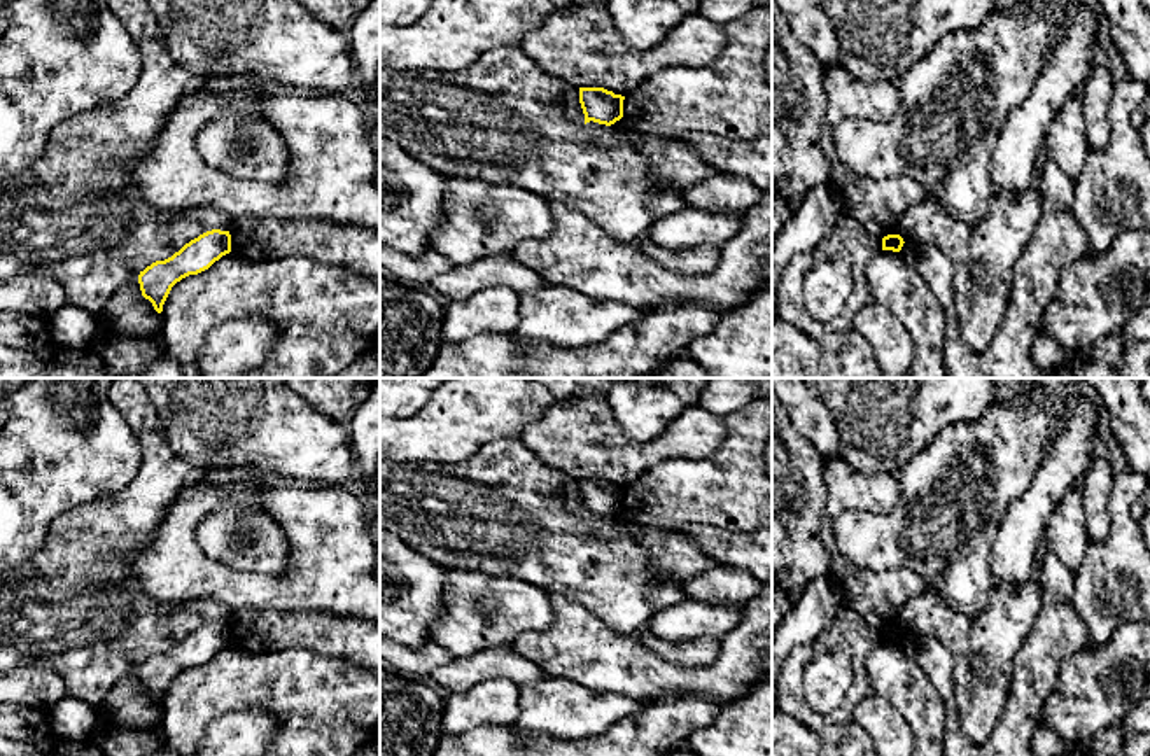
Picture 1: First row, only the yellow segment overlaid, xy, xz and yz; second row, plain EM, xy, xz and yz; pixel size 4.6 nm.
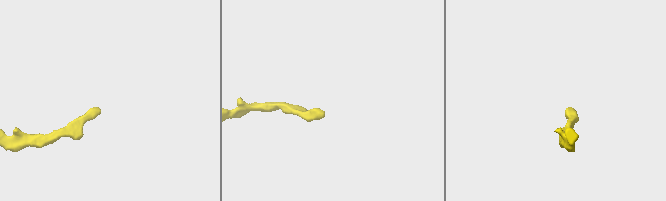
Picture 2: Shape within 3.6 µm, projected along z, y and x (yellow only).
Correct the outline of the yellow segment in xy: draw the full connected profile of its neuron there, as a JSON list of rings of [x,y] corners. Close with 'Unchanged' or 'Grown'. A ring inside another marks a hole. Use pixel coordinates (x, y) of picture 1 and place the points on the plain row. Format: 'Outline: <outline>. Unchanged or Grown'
Outline: [[[212,621],[186,635],[165,653],[156,653],[138,667],[142,688],[158,705],[172,679],[189,667],[208,662],[215,653],[231,644],[229,623]]]. Unchanged

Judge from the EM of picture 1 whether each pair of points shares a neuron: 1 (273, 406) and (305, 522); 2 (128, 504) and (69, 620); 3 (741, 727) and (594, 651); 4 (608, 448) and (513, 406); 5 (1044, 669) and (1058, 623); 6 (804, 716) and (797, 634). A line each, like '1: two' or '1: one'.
1: two
2: one
3: two
4: two
5: one
6: two

